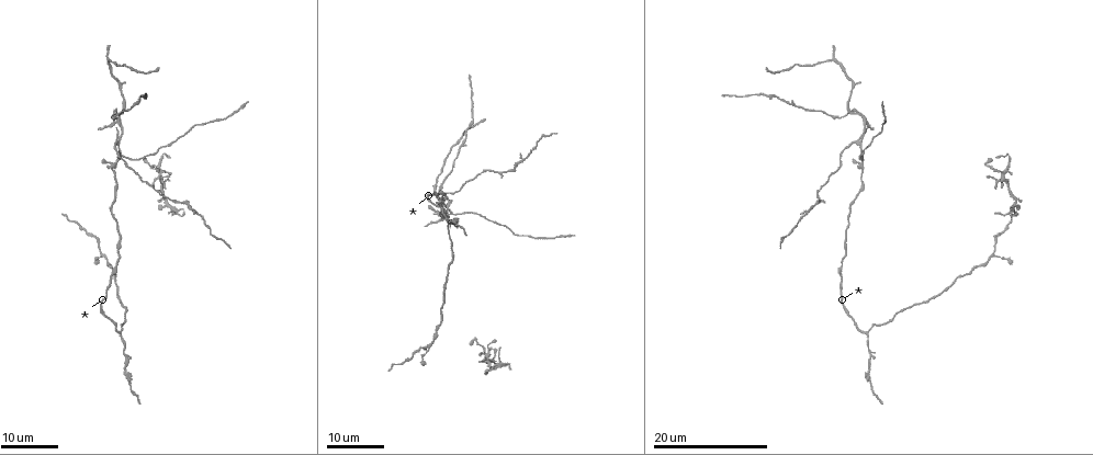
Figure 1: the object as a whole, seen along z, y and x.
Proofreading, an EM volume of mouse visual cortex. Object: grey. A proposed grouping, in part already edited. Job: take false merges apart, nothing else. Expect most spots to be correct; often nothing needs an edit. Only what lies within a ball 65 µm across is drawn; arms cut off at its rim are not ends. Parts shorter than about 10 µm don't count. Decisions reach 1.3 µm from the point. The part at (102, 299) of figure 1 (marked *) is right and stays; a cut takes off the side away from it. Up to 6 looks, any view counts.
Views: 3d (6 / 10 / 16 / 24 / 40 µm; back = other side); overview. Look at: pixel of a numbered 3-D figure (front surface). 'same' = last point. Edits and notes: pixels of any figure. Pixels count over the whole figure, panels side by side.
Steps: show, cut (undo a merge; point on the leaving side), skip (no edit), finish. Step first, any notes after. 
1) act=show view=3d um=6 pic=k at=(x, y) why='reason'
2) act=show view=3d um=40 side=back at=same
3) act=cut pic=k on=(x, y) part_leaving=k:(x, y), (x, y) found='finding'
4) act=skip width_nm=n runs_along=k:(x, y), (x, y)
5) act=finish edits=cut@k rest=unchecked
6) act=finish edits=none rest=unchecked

act=show view=3d um=16 pic=1 at=(113, 171) why='sudden change in width'

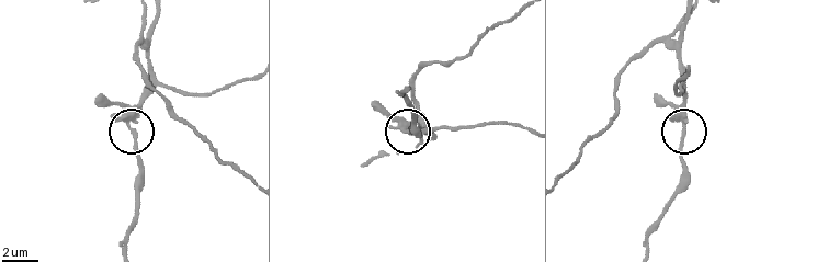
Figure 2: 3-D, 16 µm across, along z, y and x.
act=show view=3d um=10 pic=2 at=(685, 133)

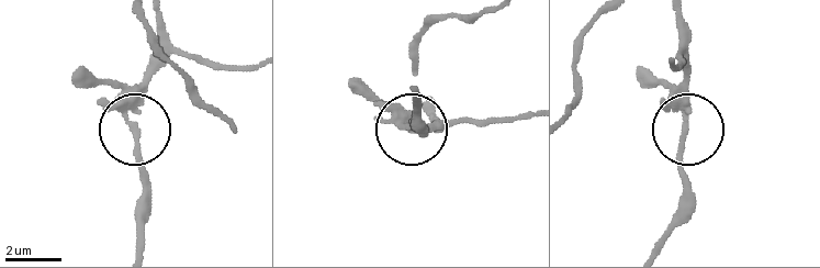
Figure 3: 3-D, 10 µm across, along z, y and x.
act=show view=3d um=6 pic=3 at=(135, 131) why='zoom in'

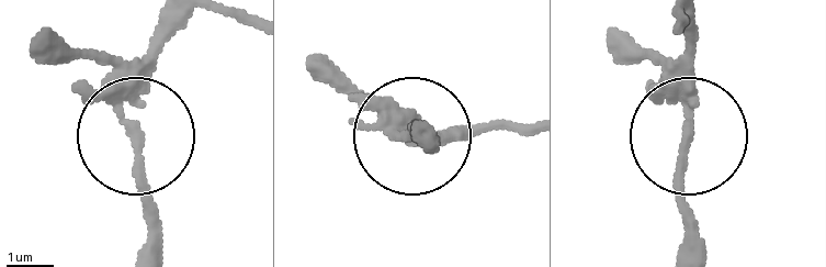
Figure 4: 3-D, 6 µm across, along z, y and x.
act=skip found='one cell here'

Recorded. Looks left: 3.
act=show view=3d um=24 pic=1 at=(859, 143) why='looks like a crossing'

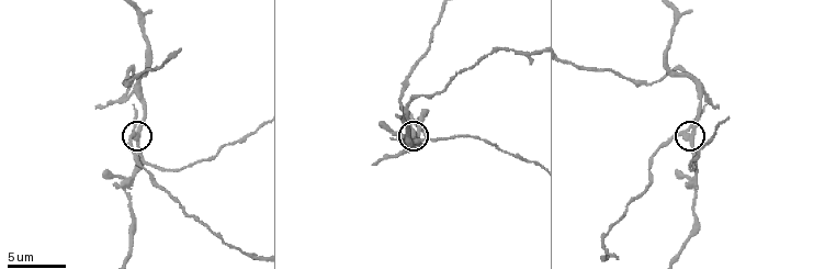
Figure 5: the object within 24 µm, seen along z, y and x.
act=show view=3d um=10 pic=5 at=(135, 133) why='closer look'

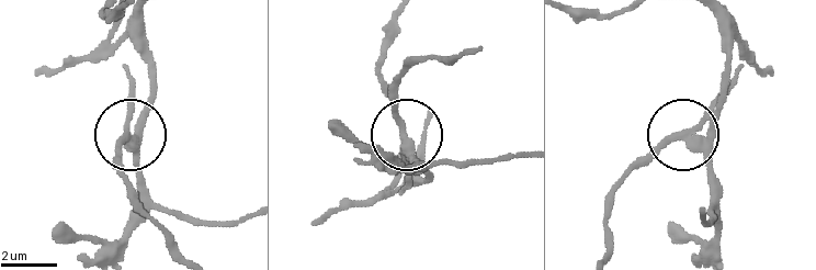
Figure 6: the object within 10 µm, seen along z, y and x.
act=cut pic=6 on=(127, 104) part_leaving=6:(125, 138), (121, 173), (146, 216), (182, 251) found='a second cell is stuck on'

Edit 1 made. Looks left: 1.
act=finish edits=cut@6 rest=unchecked

